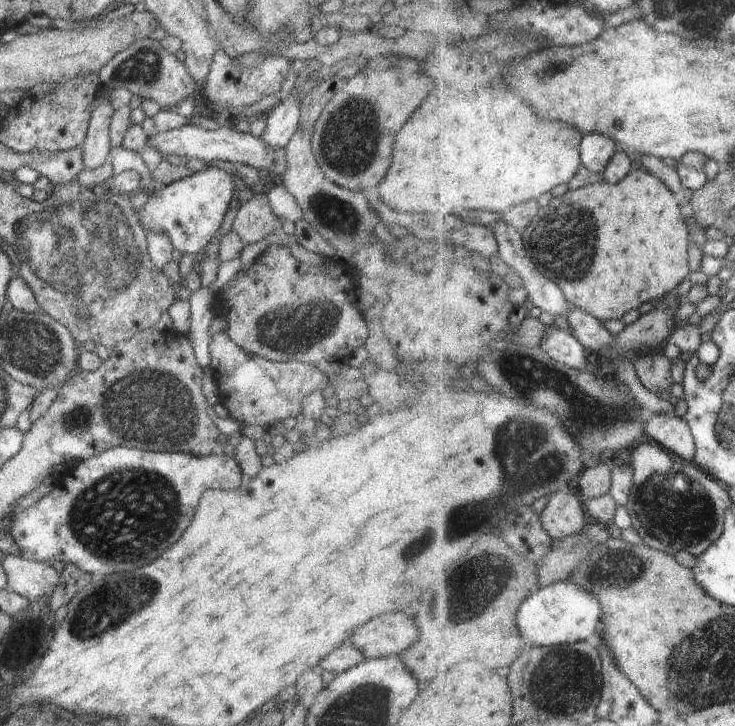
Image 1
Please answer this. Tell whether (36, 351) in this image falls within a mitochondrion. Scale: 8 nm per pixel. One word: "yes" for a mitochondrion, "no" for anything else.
yes

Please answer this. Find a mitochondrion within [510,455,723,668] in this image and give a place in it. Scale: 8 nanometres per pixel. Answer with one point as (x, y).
(677, 513)

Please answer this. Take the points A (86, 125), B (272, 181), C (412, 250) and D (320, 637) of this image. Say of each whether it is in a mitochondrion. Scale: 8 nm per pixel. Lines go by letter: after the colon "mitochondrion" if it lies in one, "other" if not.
A: other
B: other
C: other
D: other

